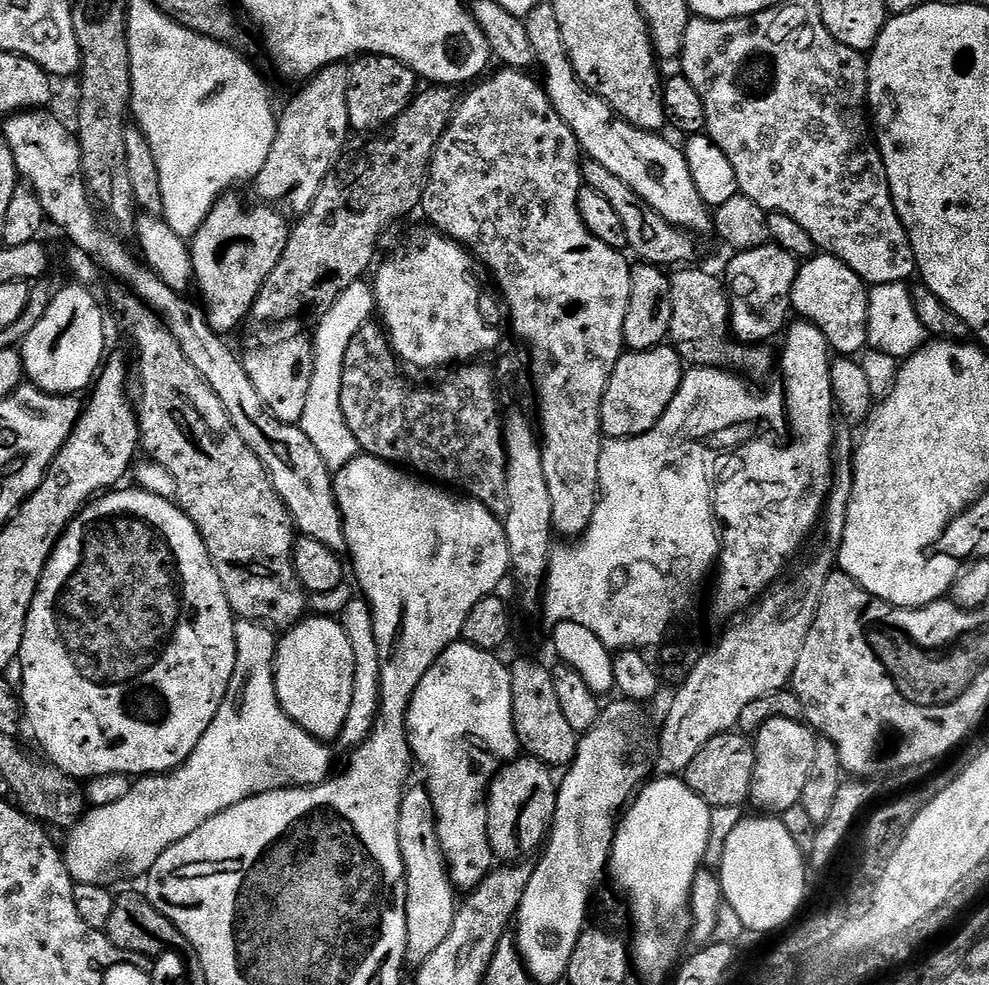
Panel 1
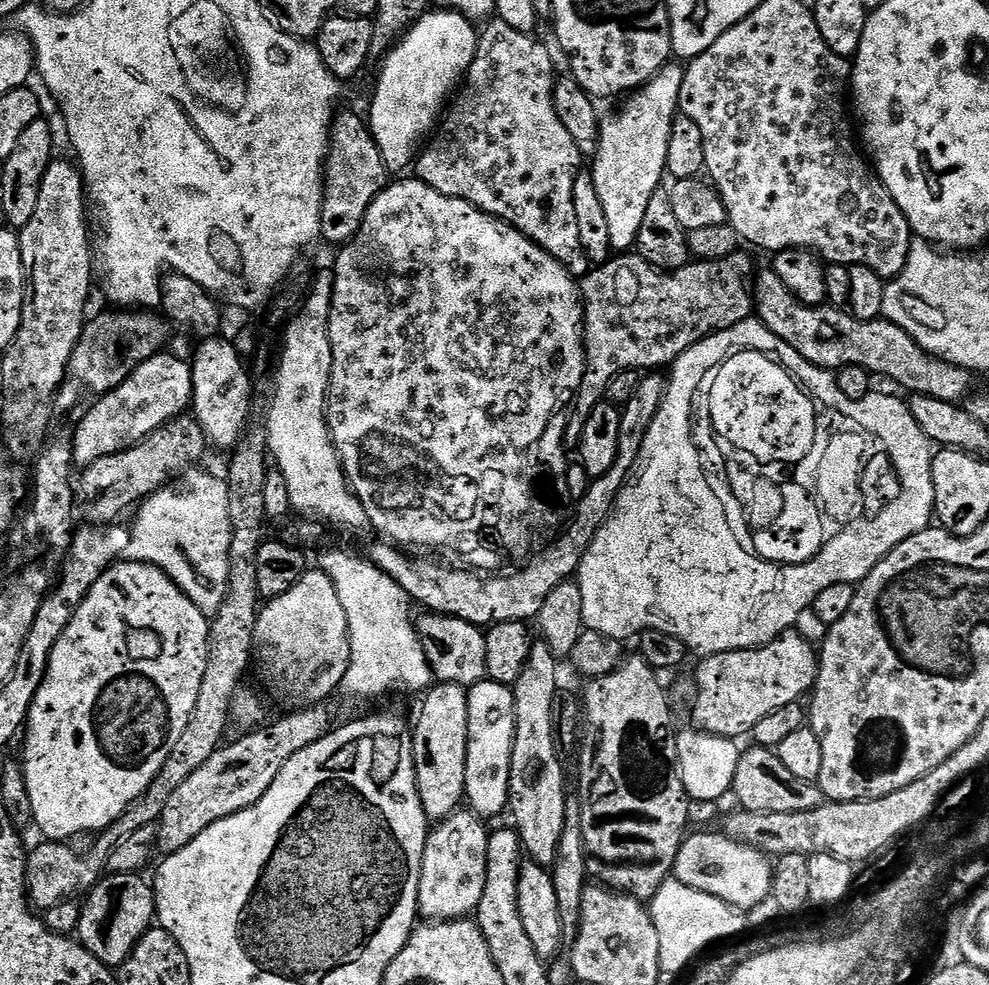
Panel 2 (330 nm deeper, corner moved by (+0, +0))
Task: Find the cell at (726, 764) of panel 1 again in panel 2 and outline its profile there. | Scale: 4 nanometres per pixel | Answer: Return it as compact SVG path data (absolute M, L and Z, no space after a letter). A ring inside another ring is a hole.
M755 746L745 747L741 751L732 790L738 794L740 808L746 812L794 814L802 810L814 810L826 800L819 783L807 784L802 782L802 778L794 778L794 774L790 774L790 770L786 770L786 766L782 766L782 762L776 757L773 749Z

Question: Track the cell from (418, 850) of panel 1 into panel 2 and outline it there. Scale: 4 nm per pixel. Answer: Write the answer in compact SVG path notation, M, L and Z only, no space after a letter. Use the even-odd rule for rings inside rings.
M433 683L423 693L416 725L410 728L418 798L429 821L439 822L465 803L466 746L468 745L468 688Z

